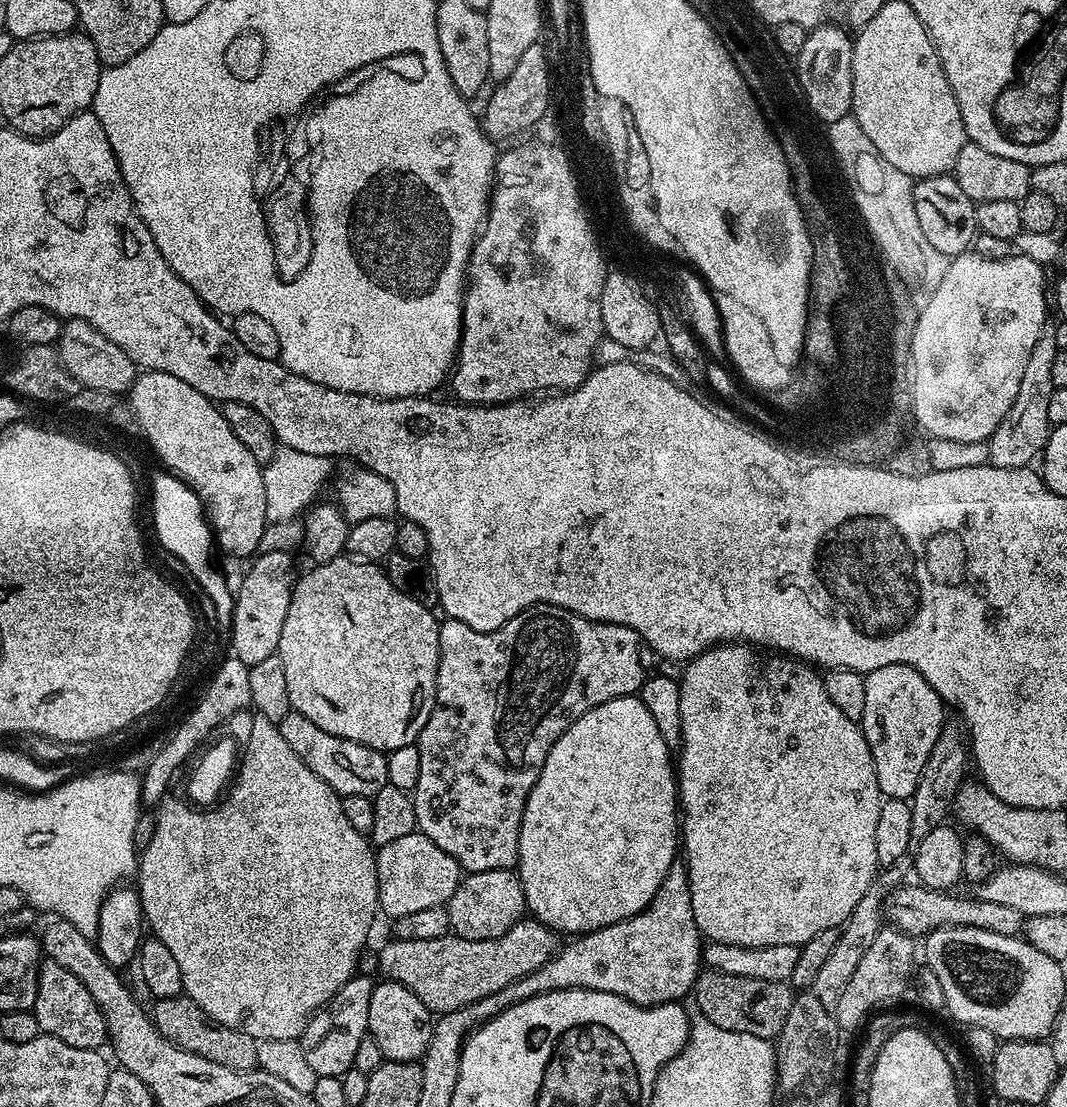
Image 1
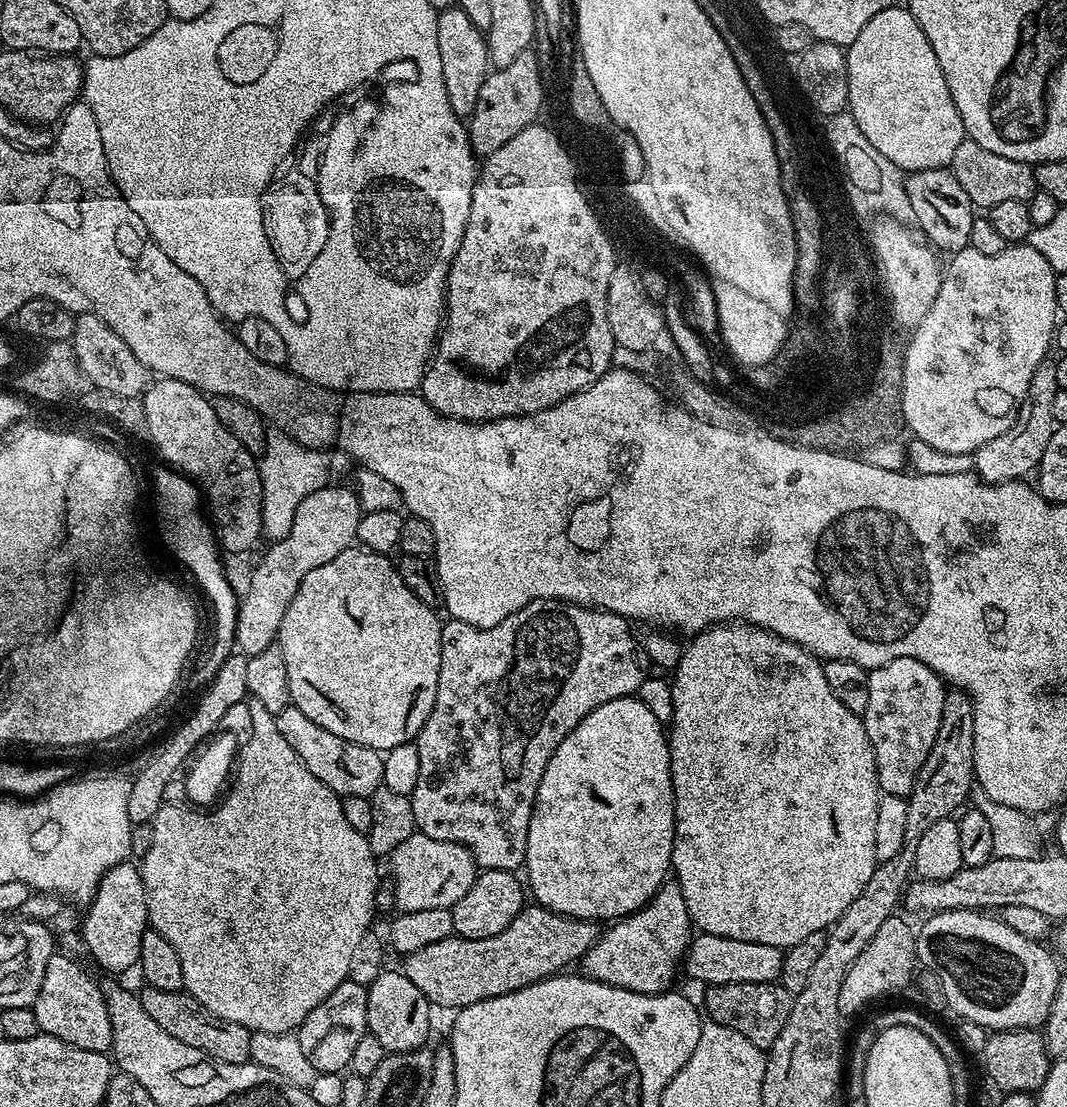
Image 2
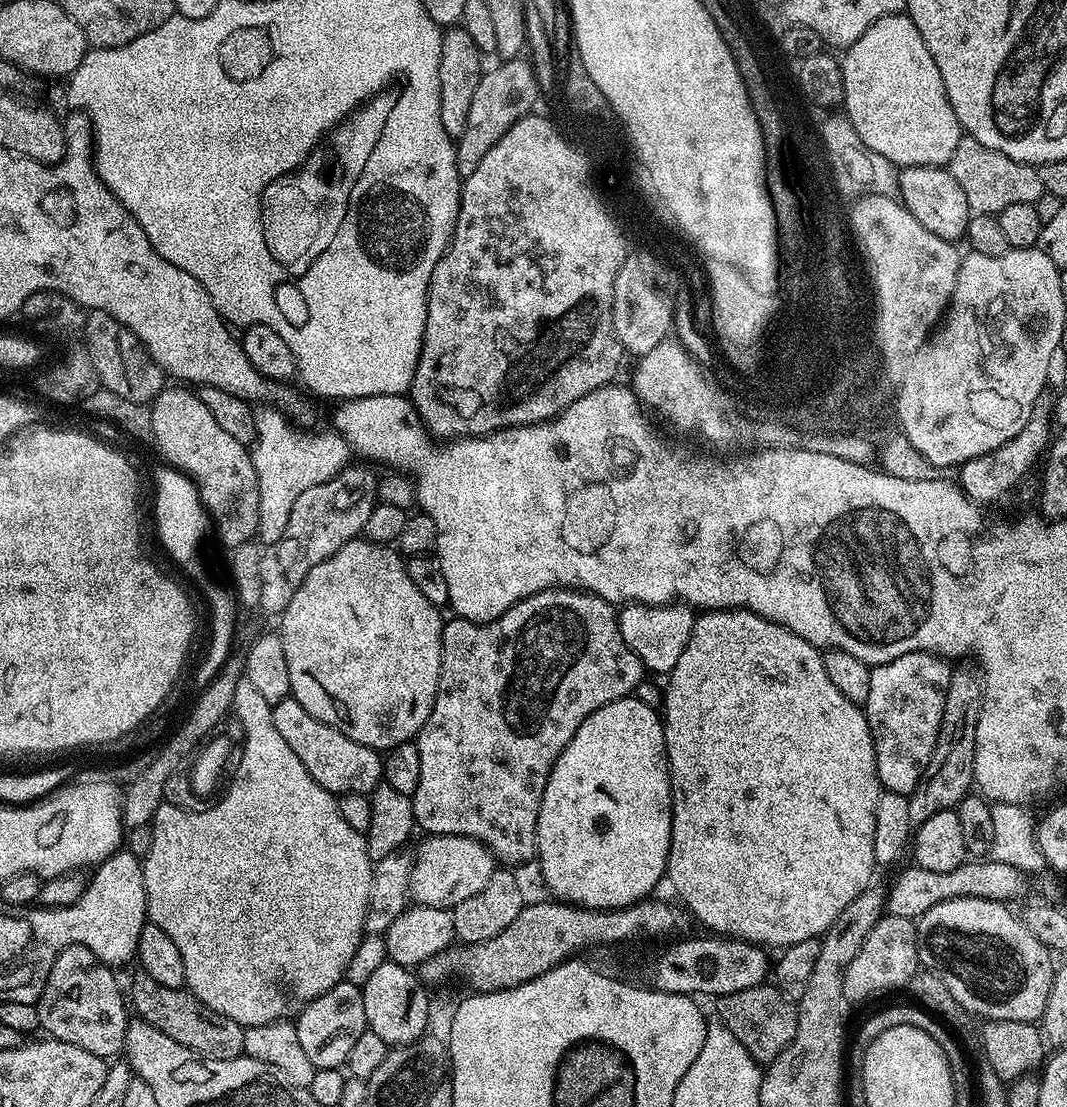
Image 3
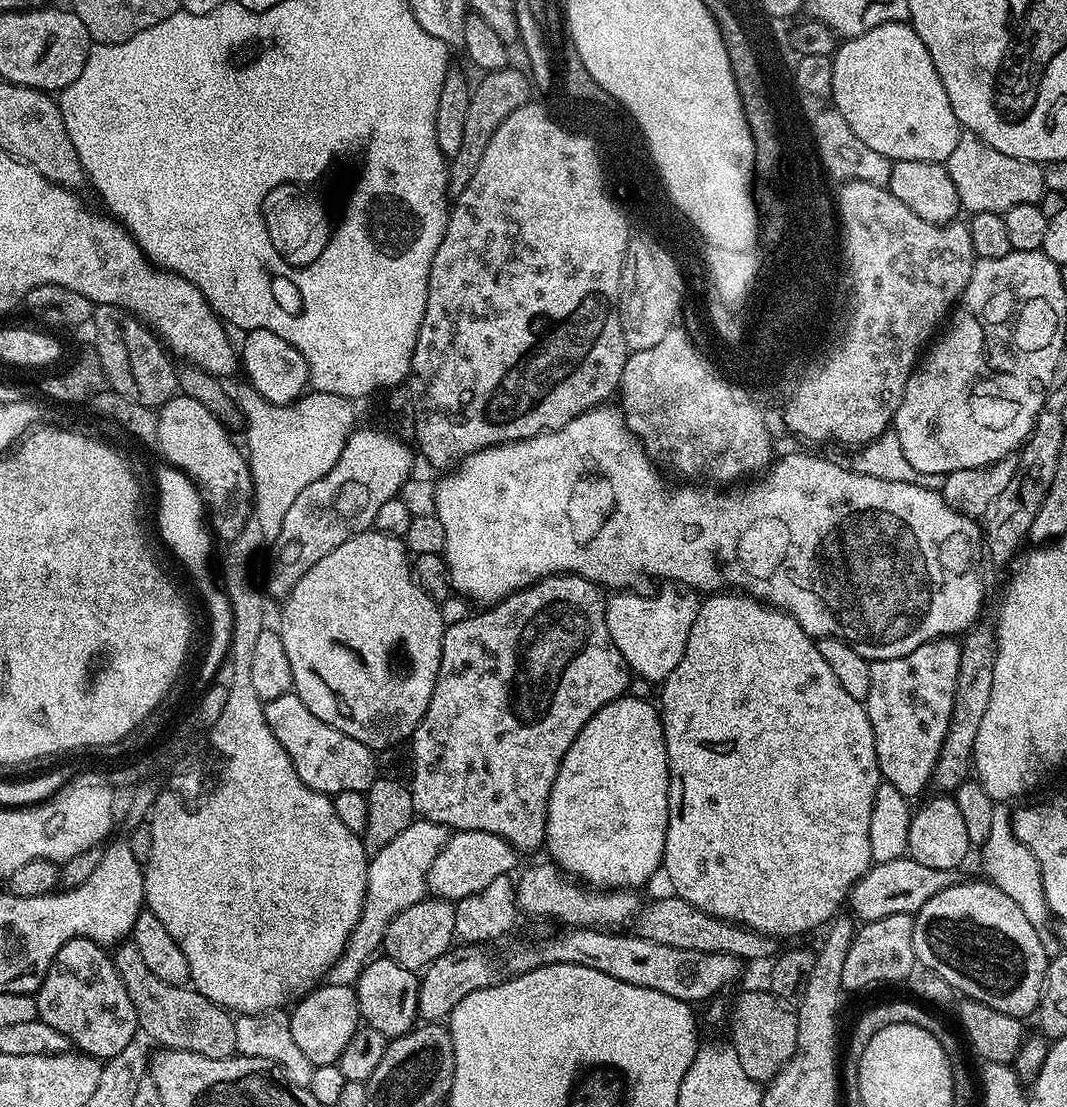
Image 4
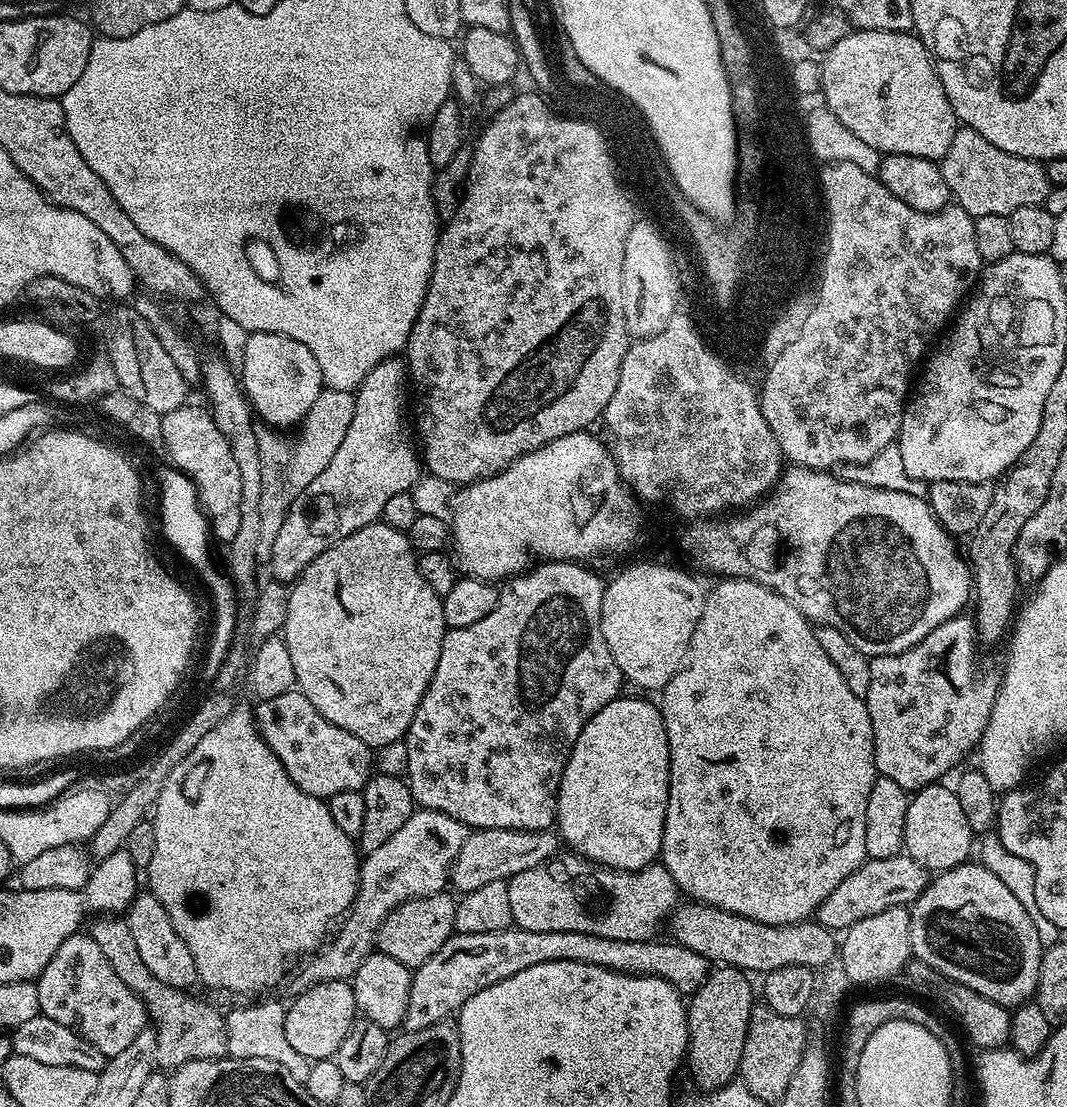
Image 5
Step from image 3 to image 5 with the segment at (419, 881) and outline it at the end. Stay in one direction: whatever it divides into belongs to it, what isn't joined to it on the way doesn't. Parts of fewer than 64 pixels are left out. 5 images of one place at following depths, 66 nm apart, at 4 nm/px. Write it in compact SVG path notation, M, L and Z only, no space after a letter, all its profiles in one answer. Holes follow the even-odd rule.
M477 828L469 831L468 840L462 846L458 858L452 864L450 873L451 887L463 894L478 890L490 882L508 881L522 870L530 870L542 862L553 859L561 847L562 841L555 831L527 832L526 830L498 830L497 828Z

